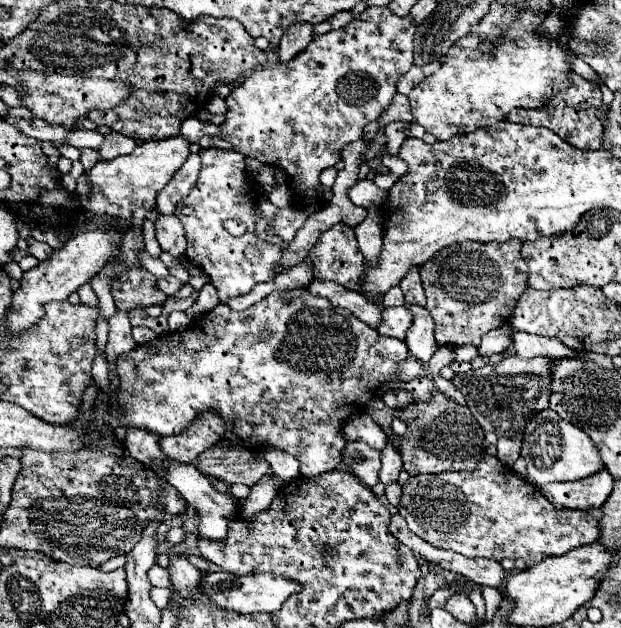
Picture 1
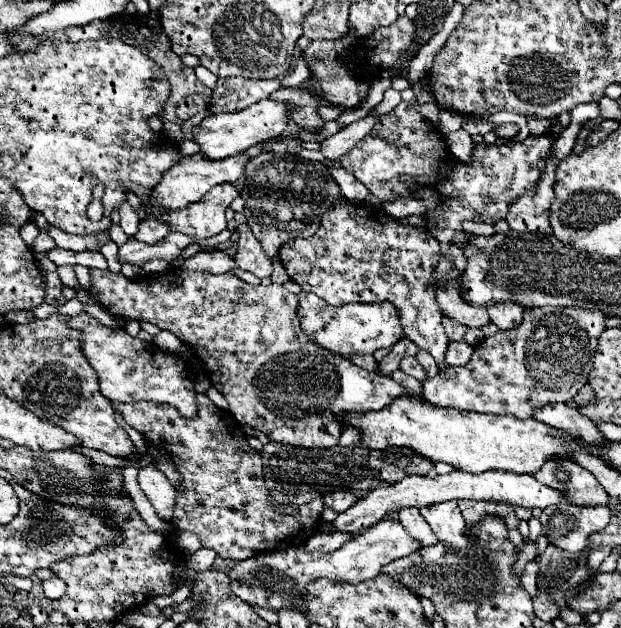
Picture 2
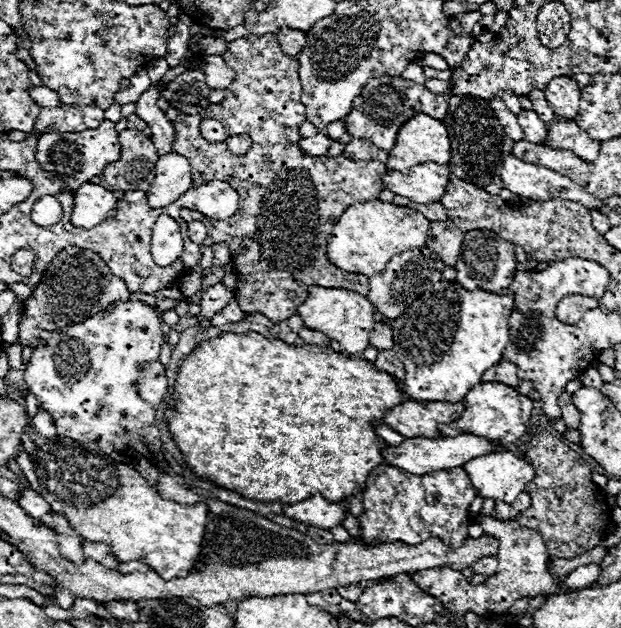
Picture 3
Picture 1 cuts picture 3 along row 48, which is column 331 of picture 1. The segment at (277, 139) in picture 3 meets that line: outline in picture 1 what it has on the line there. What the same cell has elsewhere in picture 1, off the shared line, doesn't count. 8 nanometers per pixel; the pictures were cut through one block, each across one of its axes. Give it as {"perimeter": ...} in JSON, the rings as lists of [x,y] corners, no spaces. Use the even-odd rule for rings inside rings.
{"perimeter":[[[334,224],[330,230],[322,232],[318,242],[310,248],[306,262],[312,266],[314,278],[318,280],[332,280],[348,290],[360,292],[360,276],[364,276],[364,256],[358,250],[358,242],[354,230],[346,224]]]}

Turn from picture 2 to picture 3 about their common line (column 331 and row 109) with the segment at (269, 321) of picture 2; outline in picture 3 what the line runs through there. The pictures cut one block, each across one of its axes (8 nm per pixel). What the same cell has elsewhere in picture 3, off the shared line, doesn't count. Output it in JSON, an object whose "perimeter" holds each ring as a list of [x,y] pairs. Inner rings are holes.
{"perimeter":[[[378,76],[378,78],[370,78],[364,86],[364,90],[360,92],[360,96],[352,102],[352,110],[350,114],[346,114],[342,118],[346,132],[352,138],[364,138],[370,140],[374,146],[378,146],[384,152],[390,152],[396,144],[396,136],[400,132],[400,128],[414,118],[416,114],[424,112],[436,120],[442,120],[446,116],[448,110],[448,100],[454,96],[454,86],[448,86],[448,92],[436,96],[432,94],[424,84],[416,84],[412,80],[404,80],[402,76]]]}

